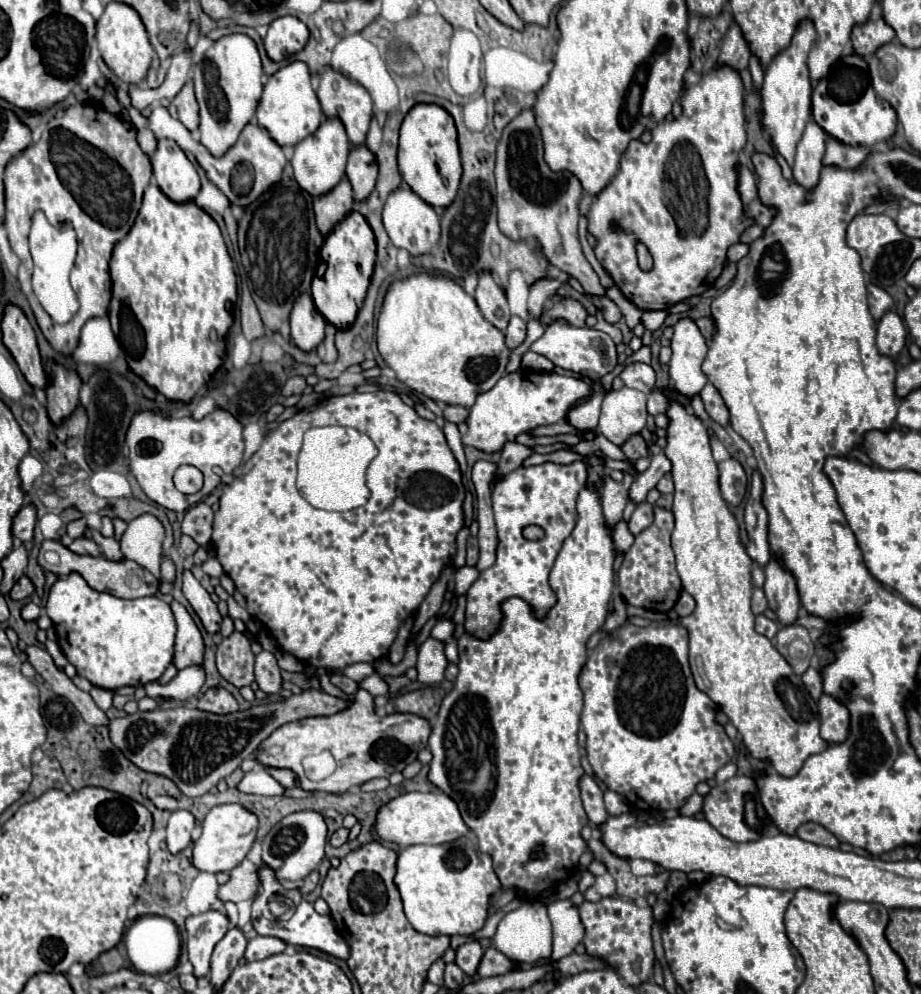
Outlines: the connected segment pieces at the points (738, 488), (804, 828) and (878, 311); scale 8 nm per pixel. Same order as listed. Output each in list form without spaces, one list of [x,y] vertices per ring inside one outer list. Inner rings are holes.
[[[727,459],[719,463],[719,487],[723,499],[731,505],[737,507],[747,491],[747,475],[737,459]]]
[[[803,823],[799,829],[797,829],[797,837],[803,839],[803,841],[811,841],[811,843],[817,843],[817,845],[829,845],[829,847],[837,847],[839,841],[833,833],[829,833],[823,825],[819,823]]]
[[[869,285],[867,291],[869,291],[869,311],[875,317],[875,321],[881,321],[881,317],[891,309],[893,299],[889,297],[887,291],[883,291],[877,285]]]

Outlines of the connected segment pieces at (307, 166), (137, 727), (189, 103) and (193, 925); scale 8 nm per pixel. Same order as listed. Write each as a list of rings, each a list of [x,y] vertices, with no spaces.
[[[325,119],[317,133],[311,135],[311,139],[295,145],[295,155],[291,159],[293,177],[299,183],[303,191],[307,191],[311,197],[321,197],[321,193],[329,193],[337,181],[345,175],[347,155],[349,155],[349,139],[345,133],[345,127],[337,119]]]
[[[27,647],[29,663],[35,671],[51,685],[51,689],[69,699],[81,717],[89,725],[105,725],[109,729],[111,743],[139,769],[171,779],[179,791],[187,797],[199,797],[211,791],[221,779],[231,775],[245,757],[253,755],[259,745],[281,725],[289,721],[299,721],[305,717],[333,715],[345,709],[347,701],[331,697],[323,691],[303,691],[301,695],[291,695],[281,703],[253,705],[247,711],[237,711],[229,715],[215,715],[201,709],[189,709],[185,705],[173,709],[155,709],[155,711],[137,711],[119,719],[109,719],[91,699],[89,693],[75,687],[75,683],[53,665],[51,655],[41,647]]]
[[[187,81],[183,85],[183,89],[171,101],[169,113],[177,121],[181,121],[189,131],[197,131],[197,125],[199,125],[199,105],[197,105],[197,99],[195,99],[193,81]]]
[[[207,911],[201,915],[187,917],[187,949],[189,961],[195,967],[195,977],[209,973],[209,961],[215,945],[229,931],[229,919],[221,911]]]

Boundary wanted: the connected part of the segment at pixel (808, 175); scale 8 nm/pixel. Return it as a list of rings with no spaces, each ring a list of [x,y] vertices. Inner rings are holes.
[[[811,119],[797,145],[795,165],[793,165],[795,183],[801,185],[803,189],[813,189],[819,183],[819,175],[823,169],[821,159],[825,155],[825,141],[827,133]]]

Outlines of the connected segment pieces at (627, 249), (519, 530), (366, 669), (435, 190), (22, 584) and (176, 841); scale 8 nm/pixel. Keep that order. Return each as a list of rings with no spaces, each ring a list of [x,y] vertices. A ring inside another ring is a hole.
[[[713,67],[709,73],[705,73],[701,77],[701,81],[693,87],[687,87],[685,95],[683,95],[683,115],[677,117],[675,121],[661,121],[655,125],[653,129],[653,137],[651,141],[645,145],[641,141],[631,141],[629,149],[623,153],[621,157],[621,165],[617,175],[613,177],[613,181],[593,199],[587,221],[589,221],[589,231],[597,237],[597,247],[595,247],[595,257],[599,259],[599,263],[605,267],[605,271],[611,275],[611,279],[615,281],[615,285],[621,289],[621,293],[633,303],[637,305],[641,311],[659,311],[659,309],[669,309],[679,301],[685,301],[689,297],[701,295],[707,289],[711,289],[717,281],[717,277],[721,275],[721,271],[725,269],[727,263],[727,249],[733,243],[739,243],[739,237],[743,235],[743,231],[747,227],[751,227],[755,221],[751,217],[745,215],[745,205],[741,201],[741,195],[737,191],[737,183],[739,183],[739,153],[745,147],[745,117],[743,117],[743,85],[741,85],[741,77],[739,73],[735,73],[729,67]],[[617,221],[623,229],[623,233],[613,233],[609,229],[609,223]],[[635,241],[643,241],[647,243],[647,249],[653,257],[653,269],[651,271],[643,271],[637,263],[637,253],[635,253]]]
[[[583,461],[571,465],[543,463],[535,467],[519,467],[517,471],[499,479],[493,487],[493,511],[499,533],[497,561],[493,567],[481,571],[479,579],[467,591],[467,611],[465,629],[481,639],[487,639],[501,621],[501,601],[507,597],[525,599],[537,617],[543,617],[555,603],[555,593],[551,591],[547,577],[553,561],[561,549],[561,543],[575,525],[575,501],[579,489],[585,485],[587,469]],[[529,525],[539,525],[545,537],[539,541],[529,541],[523,537],[523,529]]]
[[[357,663],[357,665],[349,665],[343,669],[343,675],[355,679],[357,683],[361,683],[365,677],[371,675],[371,665],[369,663]]]
[[[415,105],[401,124],[397,160],[399,173],[413,193],[435,209],[447,209],[455,199],[461,179],[461,158],[453,117],[437,105]]]
[[[23,575],[23,577],[17,581],[17,585],[13,585],[13,589],[11,589],[9,595],[11,595],[13,599],[27,599],[27,597],[35,595],[35,585],[33,585],[33,581],[31,581],[27,575]]]
[[[173,811],[167,821],[167,847],[171,853],[179,853],[191,843],[191,831],[195,829],[195,817],[189,811]]]

